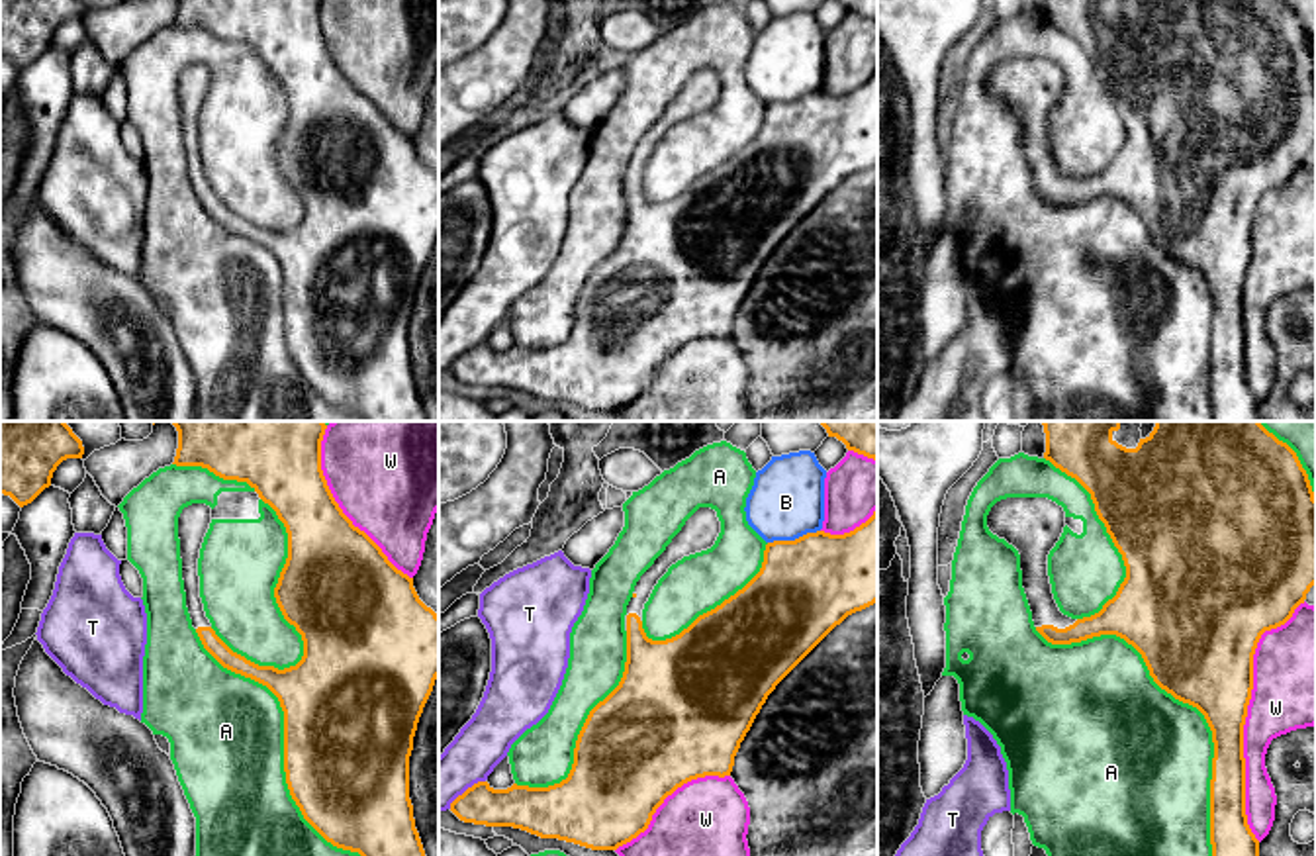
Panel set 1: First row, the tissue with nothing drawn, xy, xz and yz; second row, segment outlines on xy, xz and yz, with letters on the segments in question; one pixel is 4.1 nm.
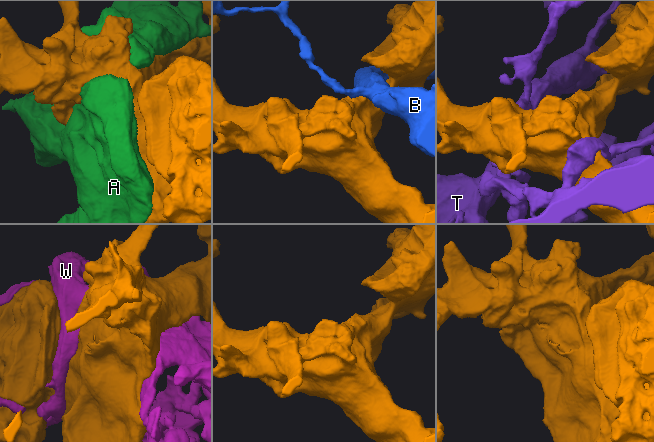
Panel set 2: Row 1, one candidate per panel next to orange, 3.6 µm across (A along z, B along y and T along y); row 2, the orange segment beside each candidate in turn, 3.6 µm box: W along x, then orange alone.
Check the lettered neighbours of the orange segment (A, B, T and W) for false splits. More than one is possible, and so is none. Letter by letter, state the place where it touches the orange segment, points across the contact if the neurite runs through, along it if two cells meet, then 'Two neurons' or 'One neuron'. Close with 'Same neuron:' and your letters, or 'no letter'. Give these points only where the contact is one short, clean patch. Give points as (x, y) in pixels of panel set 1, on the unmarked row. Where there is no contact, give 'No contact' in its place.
A: Touches orange at yz (1185, 263). Two neurons
B: Touches orange at xz (796, 100). Two neurons
T: Touches orange at xz (467, 351). Two neurons
W: Touches orange at yz (1246, 277). Two neurons
Same neuron: no letter

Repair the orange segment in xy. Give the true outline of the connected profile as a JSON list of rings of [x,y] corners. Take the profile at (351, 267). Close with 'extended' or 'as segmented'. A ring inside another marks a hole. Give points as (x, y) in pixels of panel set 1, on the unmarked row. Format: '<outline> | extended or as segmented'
[[[178,0],[176,27],[202,27],[223,41],[247,43],[288,94],[288,119],[274,149],[284,180],[304,202],[296,227],[258,227],[233,214],[212,190],[200,159],[198,119],[212,84],[212,69],[192,65],[178,78],[186,168],[204,210],[227,231],[266,247],[284,272],[284,333],[304,380],[333,407],[364,421],[427,421],[409,360],[409,317],[423,268],[439,239],[439,176],[427,168],[413,139],[398,131],[382,110],[343,74],[321,31],[323,0]]] | extended

